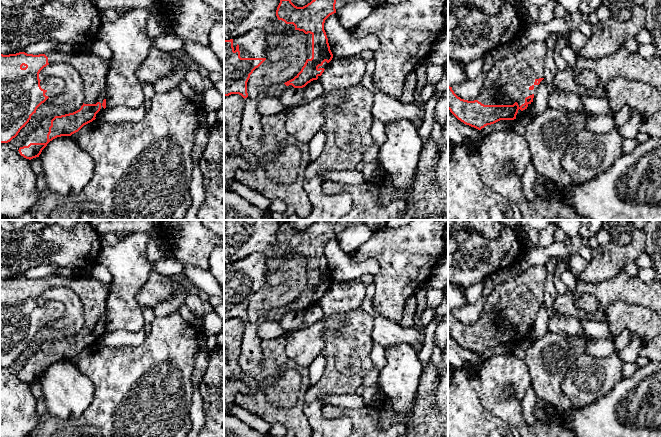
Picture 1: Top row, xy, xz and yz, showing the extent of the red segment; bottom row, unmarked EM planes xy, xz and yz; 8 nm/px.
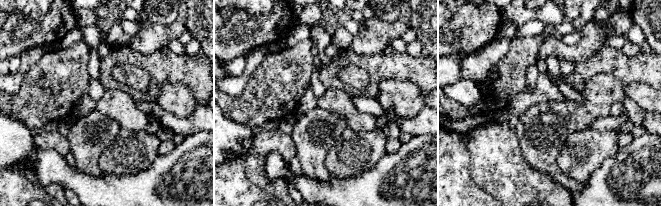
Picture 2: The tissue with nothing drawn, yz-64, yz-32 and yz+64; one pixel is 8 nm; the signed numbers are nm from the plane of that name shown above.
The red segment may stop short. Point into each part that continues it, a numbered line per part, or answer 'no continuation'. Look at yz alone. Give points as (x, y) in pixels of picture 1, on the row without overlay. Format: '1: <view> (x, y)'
1: yz (507, 305)

